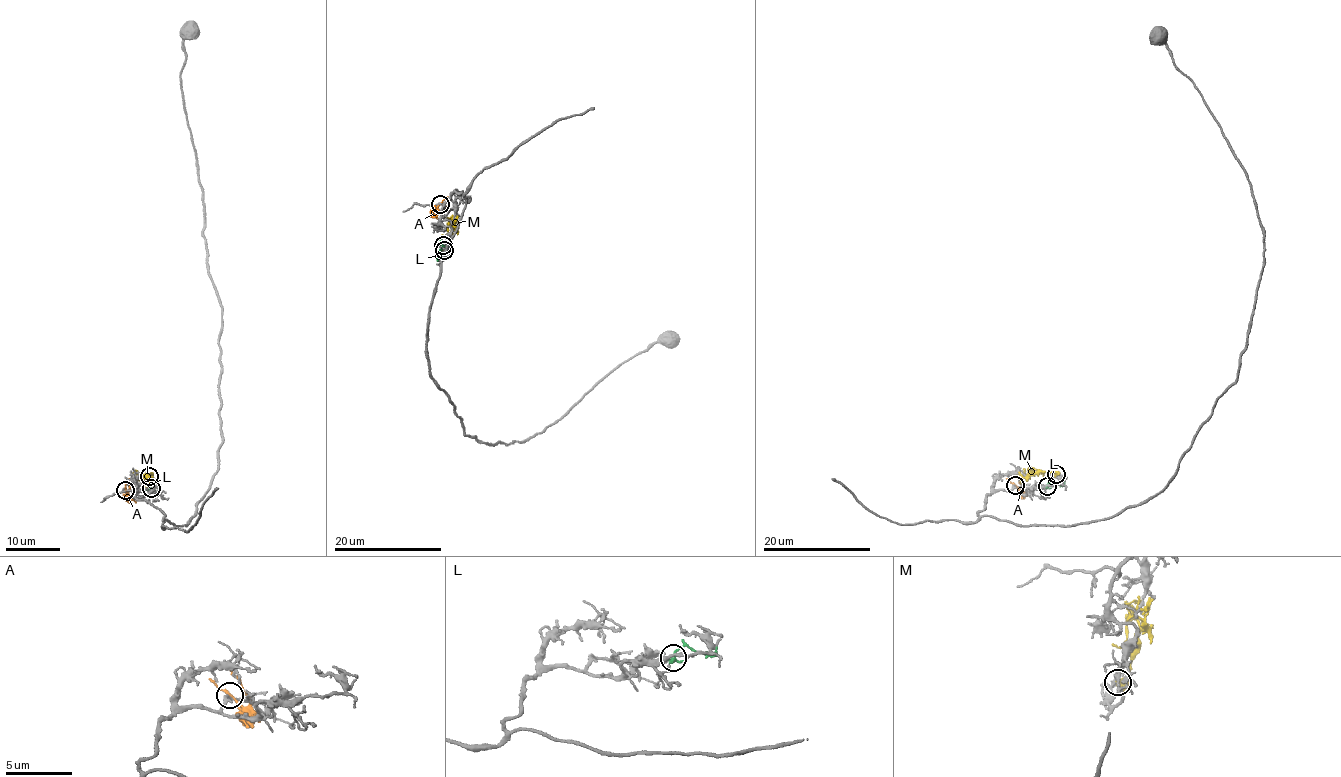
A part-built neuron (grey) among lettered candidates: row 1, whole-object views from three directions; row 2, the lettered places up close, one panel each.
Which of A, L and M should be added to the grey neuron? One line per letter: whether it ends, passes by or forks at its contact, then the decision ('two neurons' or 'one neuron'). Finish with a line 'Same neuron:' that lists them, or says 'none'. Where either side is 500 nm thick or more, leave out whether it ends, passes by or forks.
A: it passes by; two neurons
L: it passes by; two neurons
M: two neurons
Same neuron: none

